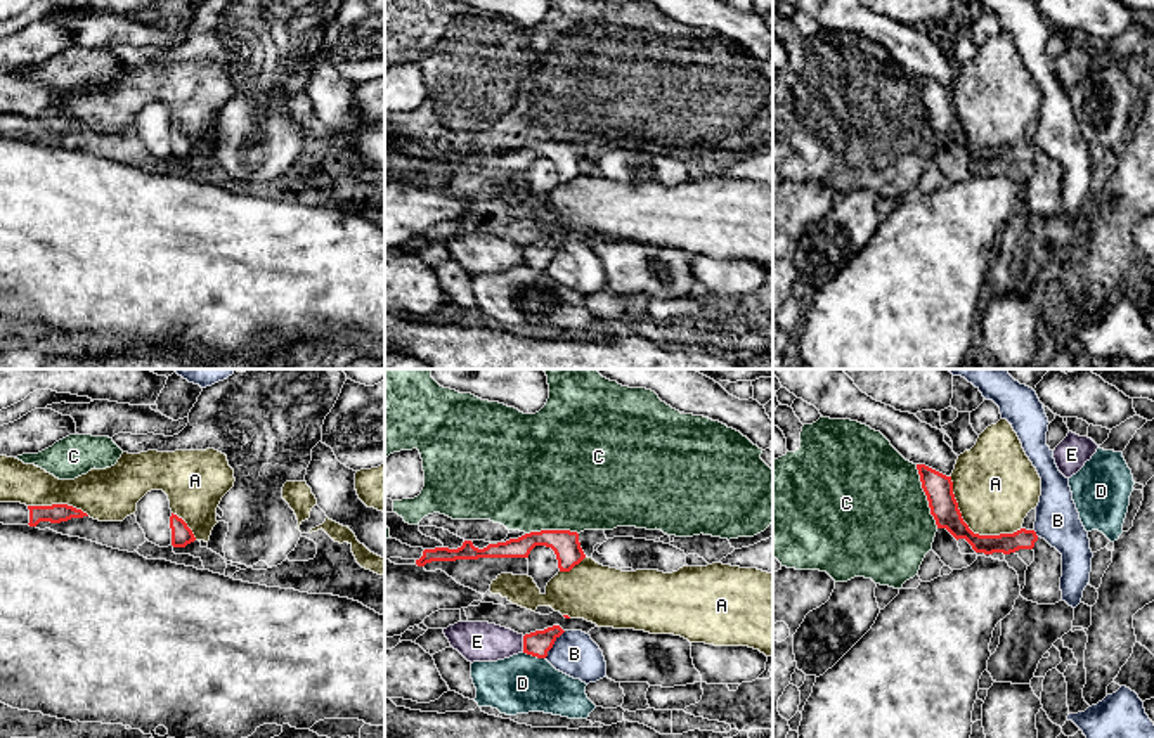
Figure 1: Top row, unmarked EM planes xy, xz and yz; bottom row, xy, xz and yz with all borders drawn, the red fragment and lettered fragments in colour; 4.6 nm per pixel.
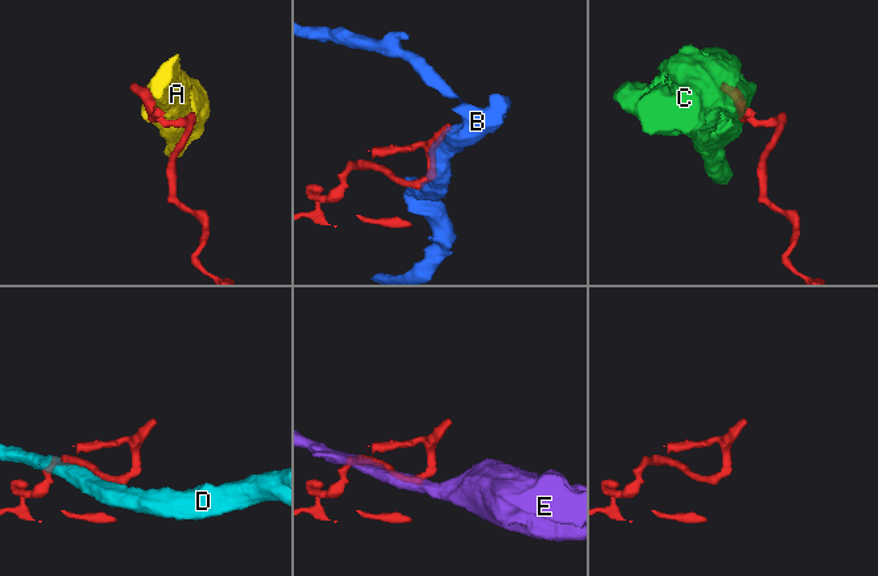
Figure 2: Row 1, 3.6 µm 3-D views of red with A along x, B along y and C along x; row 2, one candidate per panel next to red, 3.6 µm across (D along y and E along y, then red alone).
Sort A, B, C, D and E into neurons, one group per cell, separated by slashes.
A / B / C / D / E

